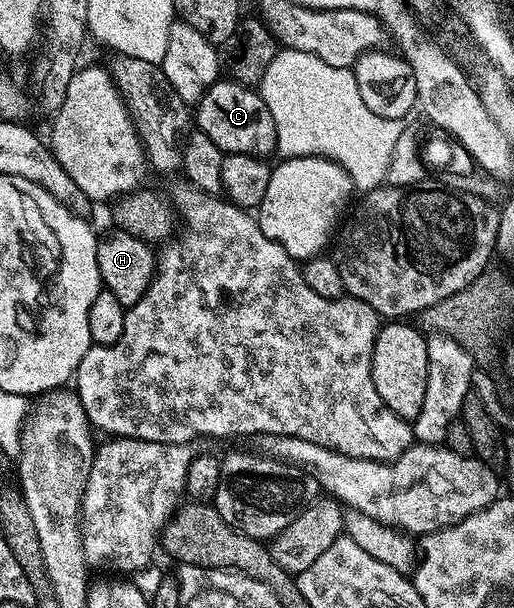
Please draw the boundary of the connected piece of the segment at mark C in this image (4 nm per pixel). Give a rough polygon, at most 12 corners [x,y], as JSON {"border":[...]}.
{"border":[[218,79],[195,125],[224,154],[265,159],[275,119],[260,92]]}

